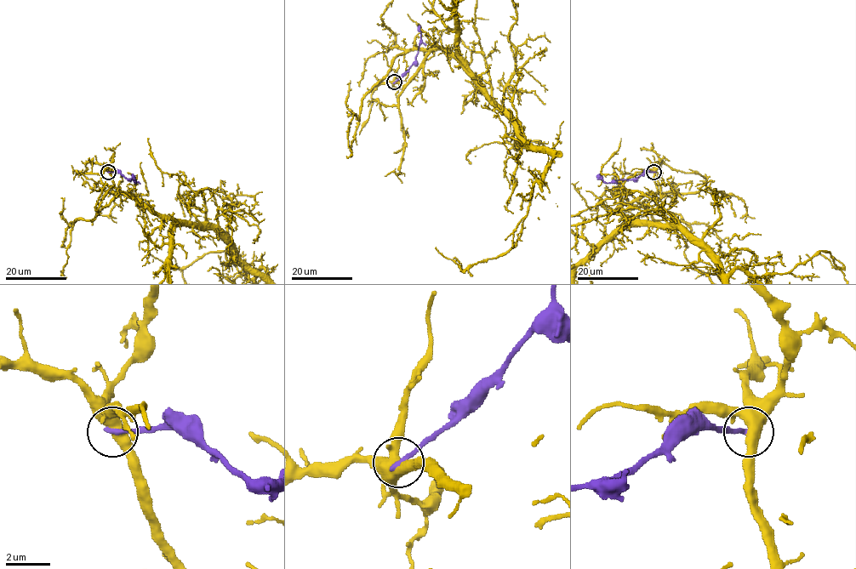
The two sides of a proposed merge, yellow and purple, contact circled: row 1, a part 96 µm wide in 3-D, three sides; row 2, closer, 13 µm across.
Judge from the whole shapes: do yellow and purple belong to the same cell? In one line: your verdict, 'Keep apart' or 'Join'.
Keep apart

